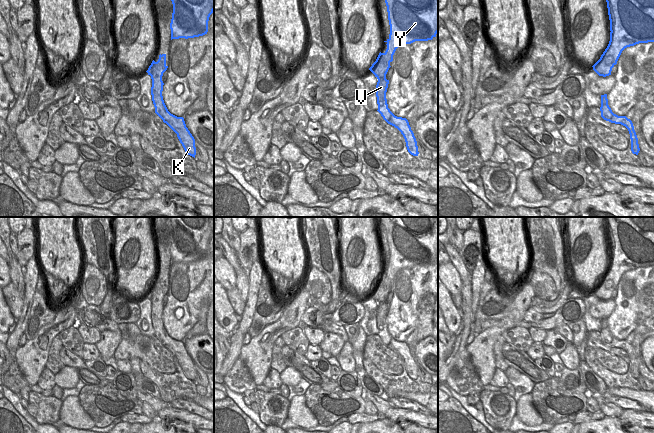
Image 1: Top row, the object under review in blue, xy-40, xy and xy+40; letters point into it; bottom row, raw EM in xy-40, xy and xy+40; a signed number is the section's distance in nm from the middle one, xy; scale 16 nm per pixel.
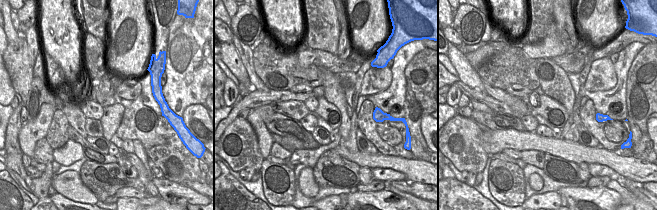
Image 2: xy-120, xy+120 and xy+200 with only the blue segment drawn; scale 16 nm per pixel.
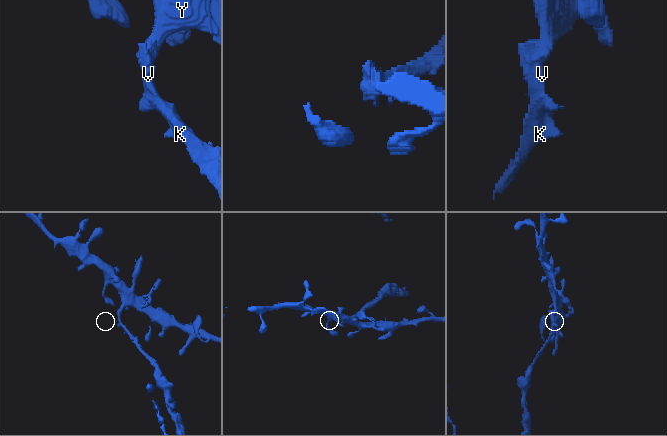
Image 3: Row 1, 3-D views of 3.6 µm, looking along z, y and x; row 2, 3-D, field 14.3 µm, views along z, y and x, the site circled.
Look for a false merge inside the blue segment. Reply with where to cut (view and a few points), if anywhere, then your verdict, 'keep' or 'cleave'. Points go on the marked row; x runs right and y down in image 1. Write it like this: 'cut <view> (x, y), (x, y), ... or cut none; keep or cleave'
cut xy-40 (167, 109), (166, 115), (161, 118); cleave

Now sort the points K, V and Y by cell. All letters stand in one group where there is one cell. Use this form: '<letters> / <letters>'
K / V Y

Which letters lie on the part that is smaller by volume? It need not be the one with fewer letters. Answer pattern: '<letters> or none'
K

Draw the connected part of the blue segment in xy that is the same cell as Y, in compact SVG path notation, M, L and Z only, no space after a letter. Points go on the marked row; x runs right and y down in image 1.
M385 0L390 25L387 49L379 53L369 70L378 79L376 97L378 112L384 120L390 117L386 92L386 74L396 49L415 41L428 41L438 33L438 0Z

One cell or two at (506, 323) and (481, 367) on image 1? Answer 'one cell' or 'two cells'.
one cell

